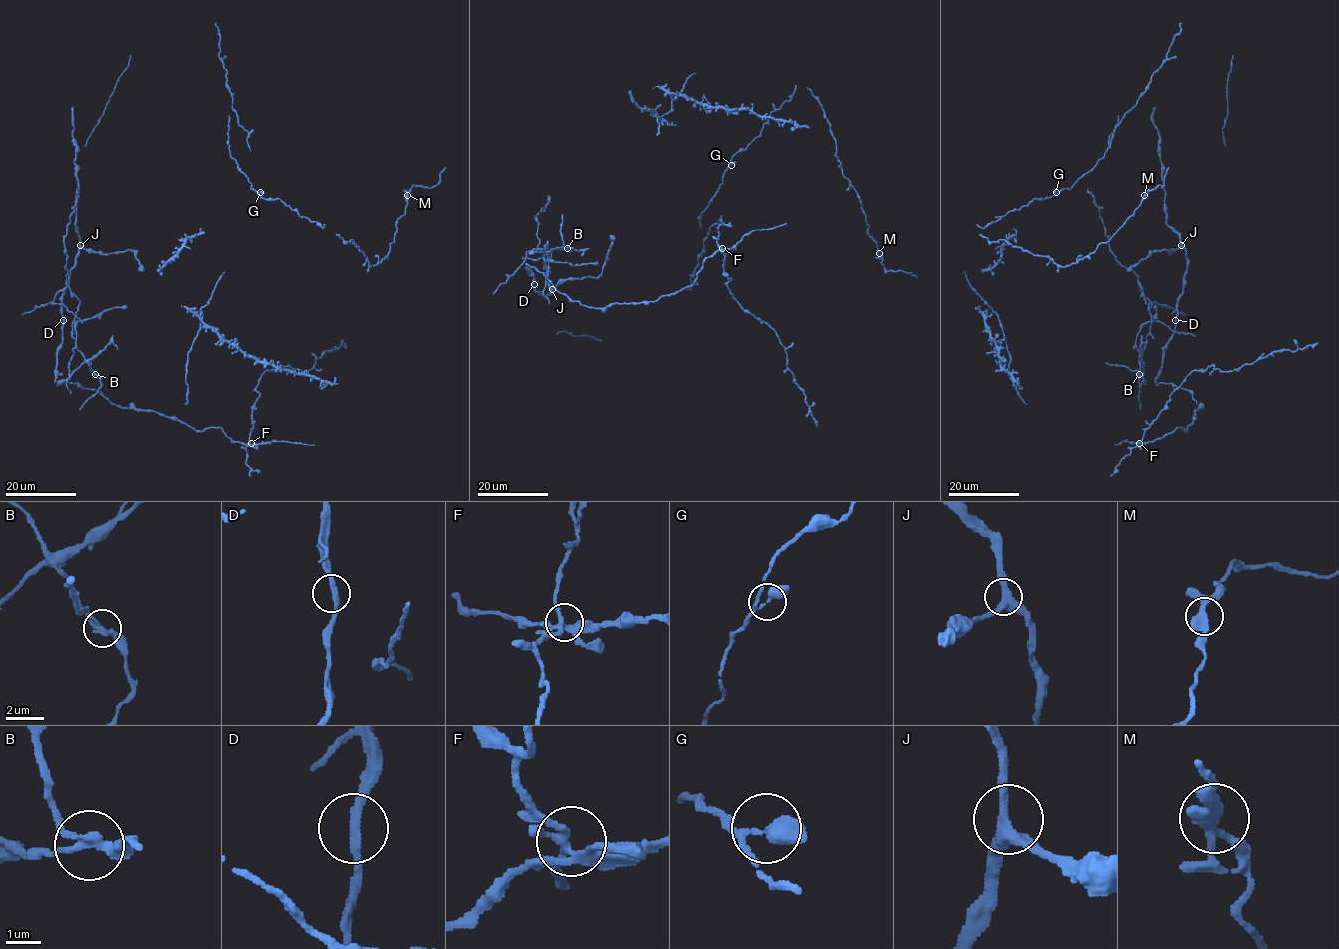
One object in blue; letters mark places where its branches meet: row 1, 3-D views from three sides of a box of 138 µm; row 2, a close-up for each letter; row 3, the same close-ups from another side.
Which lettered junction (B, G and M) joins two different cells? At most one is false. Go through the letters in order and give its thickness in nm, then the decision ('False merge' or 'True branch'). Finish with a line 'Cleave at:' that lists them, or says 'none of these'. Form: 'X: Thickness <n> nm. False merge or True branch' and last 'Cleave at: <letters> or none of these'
B: Thickness 220 nm. False merge
G: Thickness 280 nm. True branch
M: Thickness 320 nm. True branch
Cleave at: B

